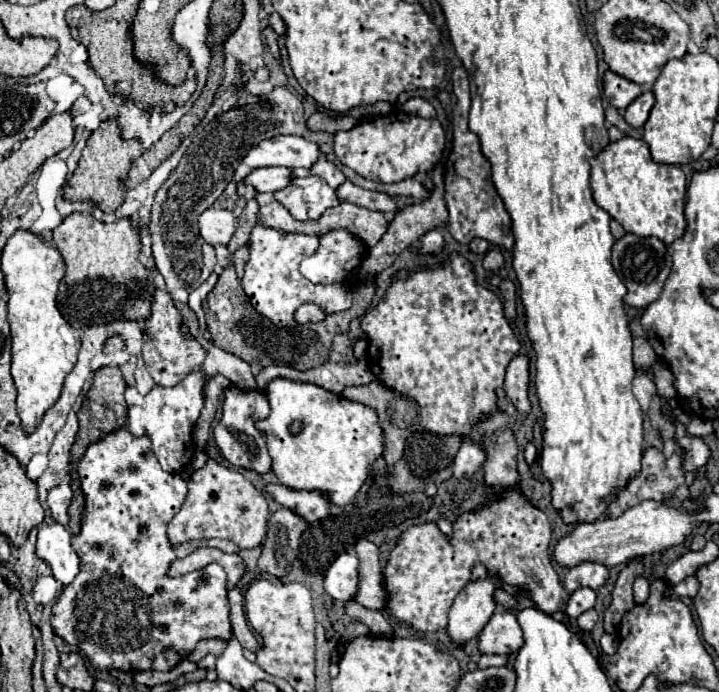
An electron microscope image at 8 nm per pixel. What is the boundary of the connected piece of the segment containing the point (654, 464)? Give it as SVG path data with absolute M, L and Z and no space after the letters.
M646 449L642 457L642 471L628 483L624 491L620 491L618 499L608 507L608 517L618 517L626 509L638 505L644 499L664 501L674 495L676 487L684 483L682 459L680 455L672 455L664 459L658 449Z

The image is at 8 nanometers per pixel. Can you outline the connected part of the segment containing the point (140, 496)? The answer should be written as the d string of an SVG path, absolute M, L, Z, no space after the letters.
M126 427L106 435L86 449L78 465L86 507L82 529L74 537L82 543L82 563L76 579L64 587L58 603L52 607L52 627L68 645L76 645L96 669L122 671L168 671L182 661L200 639L216 637L228 641L232 637L230 609L226 599L226 573L218 563L204 569L168 579L162 571L178 557L186 557L196 547L216 547L222 551L240 551L236 543L224 539L198 539L182 545L172 545L166 527L182 507L188 493L186 479L176 473L162 471L146 437L134 439Z

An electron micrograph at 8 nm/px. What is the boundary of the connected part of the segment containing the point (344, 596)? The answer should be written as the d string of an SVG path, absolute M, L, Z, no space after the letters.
M342 553L324 577L324 589L334 601L350 601L358 589L358 557L354 553Z

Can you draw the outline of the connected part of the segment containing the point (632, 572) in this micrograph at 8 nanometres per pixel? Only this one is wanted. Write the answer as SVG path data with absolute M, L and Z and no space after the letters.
M634 559L632 563L628 563L622 569L622 573L616 581L616 587L612 591L612 601L610 601L608 609L604 611L604 631L606 633L614 633L620 619L624 617L624 613L628 613L636 605L634 597L632 597L632 583L640 571L642 571L640 559Z

